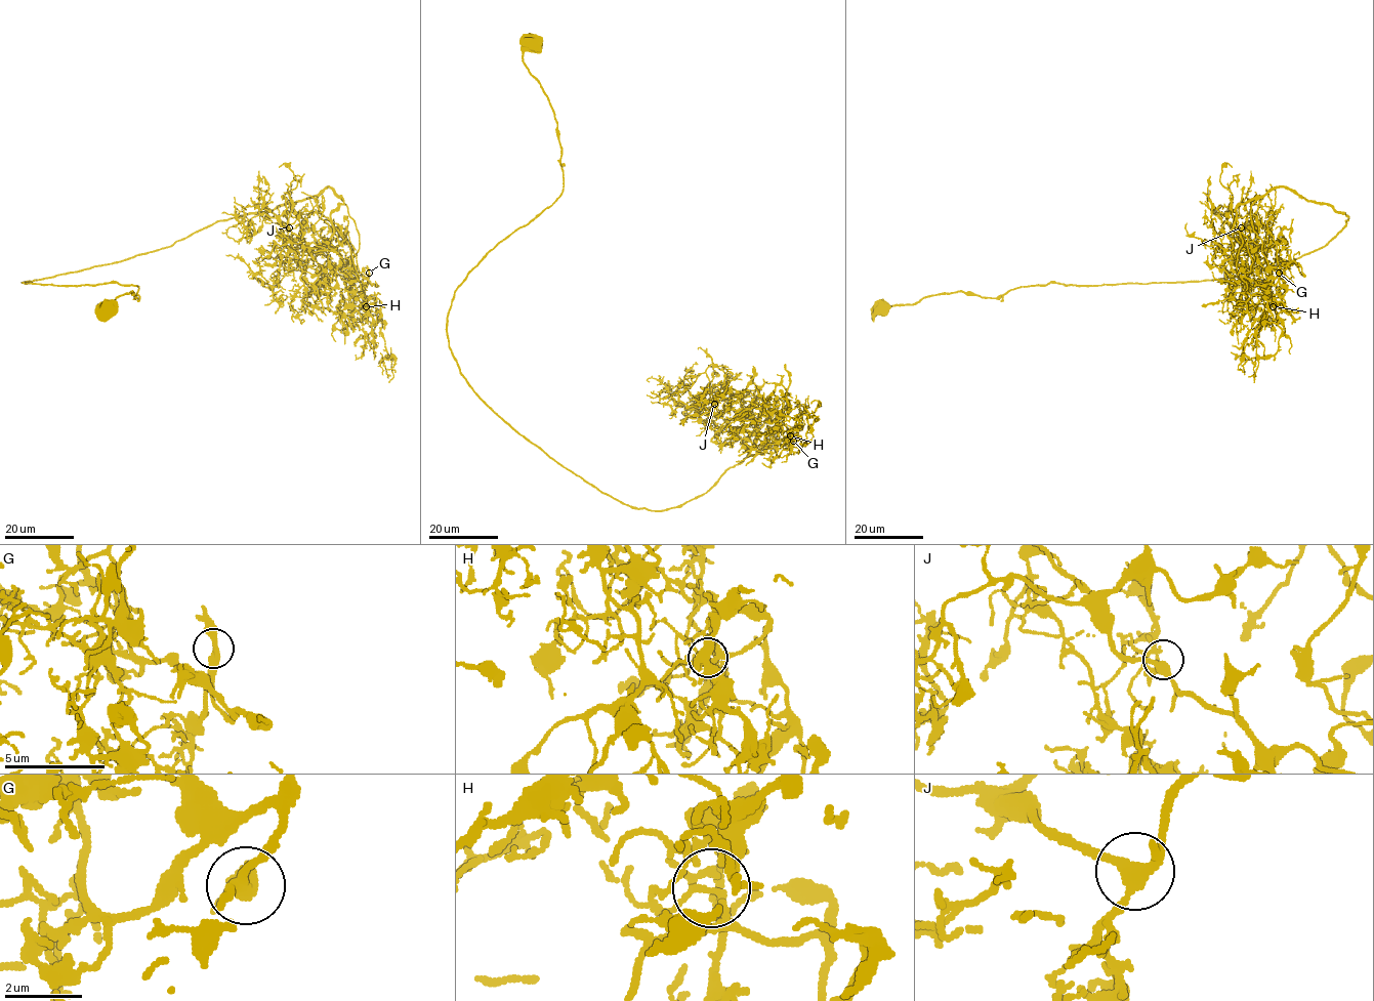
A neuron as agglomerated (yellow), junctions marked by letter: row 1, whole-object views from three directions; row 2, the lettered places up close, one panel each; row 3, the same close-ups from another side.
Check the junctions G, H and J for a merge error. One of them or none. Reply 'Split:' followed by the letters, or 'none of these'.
Split: none of these

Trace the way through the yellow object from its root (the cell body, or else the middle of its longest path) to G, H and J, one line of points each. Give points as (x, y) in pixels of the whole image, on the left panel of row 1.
G: (108, 307), (138, 286), (23, 282), (327, 188), (372, 285), (368, 273)
H: (108, 307), (98, 305), (138, 286), (23, 282), (157, 251), (327, 188), (359, 235), (344, 285), (366, 306)
J: (108, 307), (98, 305), (138, 286), (23, 282), (157, 251), (327, 188), (343, 200), (326, 250), (289, 227)

